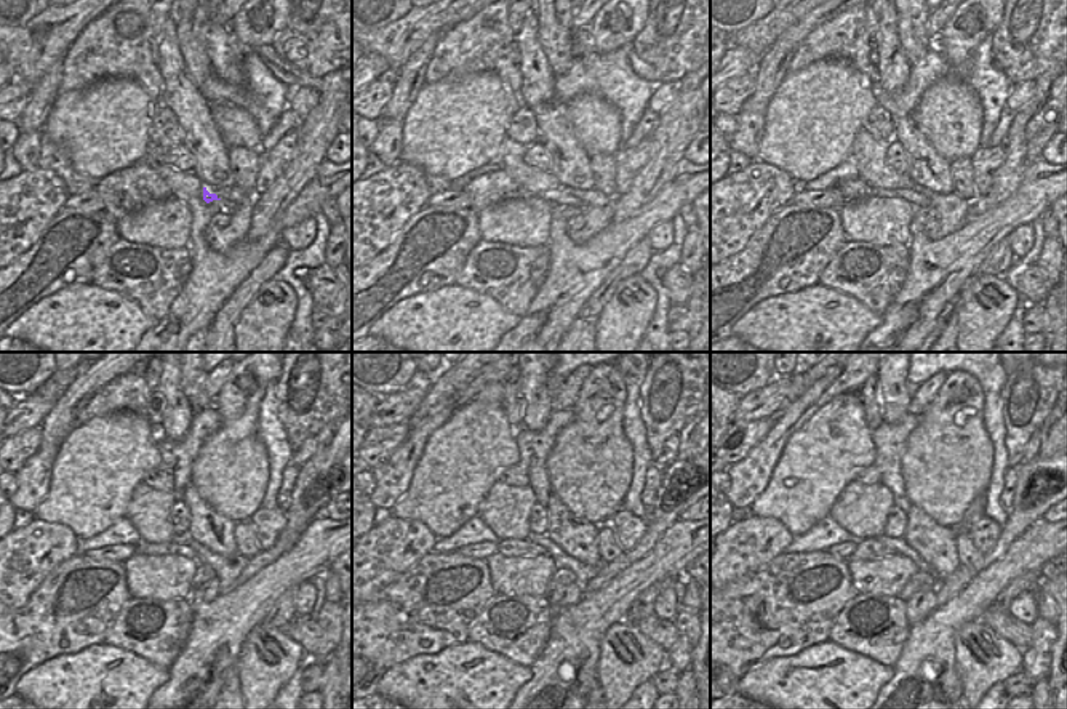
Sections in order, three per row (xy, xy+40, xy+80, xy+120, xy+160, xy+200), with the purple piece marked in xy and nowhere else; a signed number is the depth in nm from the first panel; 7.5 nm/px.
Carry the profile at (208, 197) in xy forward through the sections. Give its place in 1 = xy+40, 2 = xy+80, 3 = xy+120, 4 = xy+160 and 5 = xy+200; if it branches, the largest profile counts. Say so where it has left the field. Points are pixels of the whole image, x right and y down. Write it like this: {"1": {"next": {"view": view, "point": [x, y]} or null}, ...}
{"1": {"next": {"view": "xy+40", "point": [557, 197]}}, "2": {"next": {"view": "xy+80", "point": [915, 199]}}, "3": {"next": {"view": "xy+120", "point": [144, 548]}}, "4": {"next": {"view": "xy+160", "point": [509, 548]}}, "5": {"next": {"view": "xy+200", "point": [867, 549]}}}

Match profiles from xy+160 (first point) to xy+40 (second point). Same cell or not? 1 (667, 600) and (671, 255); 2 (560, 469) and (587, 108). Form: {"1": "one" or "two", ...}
{"1": "two", "2": "one"}

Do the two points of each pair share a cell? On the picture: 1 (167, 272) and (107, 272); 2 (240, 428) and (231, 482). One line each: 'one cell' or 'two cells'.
1: one cell
2: one cell

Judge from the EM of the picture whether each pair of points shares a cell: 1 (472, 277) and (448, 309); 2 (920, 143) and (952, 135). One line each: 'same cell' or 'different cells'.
1: different cells
2: different cells

